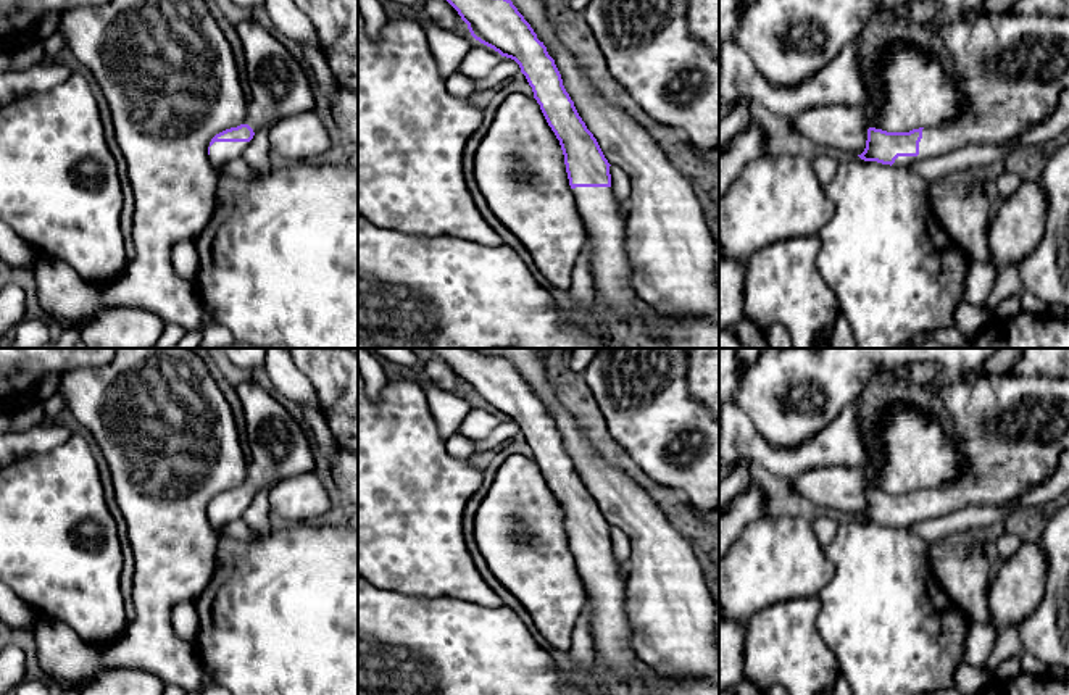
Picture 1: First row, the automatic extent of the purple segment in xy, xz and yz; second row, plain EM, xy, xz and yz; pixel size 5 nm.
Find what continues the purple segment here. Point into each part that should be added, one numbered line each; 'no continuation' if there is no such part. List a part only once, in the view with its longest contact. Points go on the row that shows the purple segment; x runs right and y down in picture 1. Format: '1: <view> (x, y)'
1: yz (1011, 70)

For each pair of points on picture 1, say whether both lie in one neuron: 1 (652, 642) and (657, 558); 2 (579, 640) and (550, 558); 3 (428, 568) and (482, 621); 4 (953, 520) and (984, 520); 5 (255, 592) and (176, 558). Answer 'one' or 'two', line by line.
1: one
2: two
3: two
4: one
5: two

